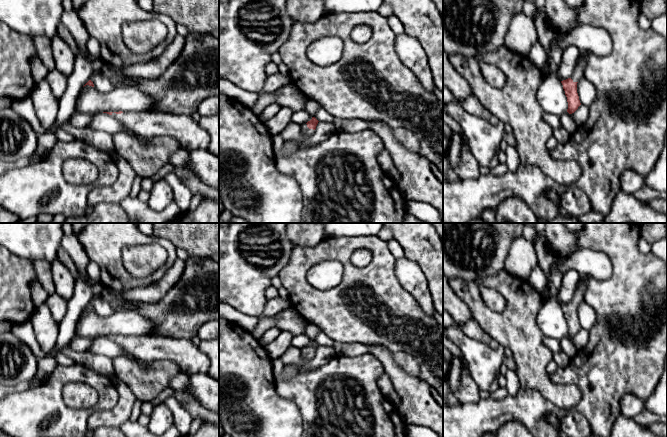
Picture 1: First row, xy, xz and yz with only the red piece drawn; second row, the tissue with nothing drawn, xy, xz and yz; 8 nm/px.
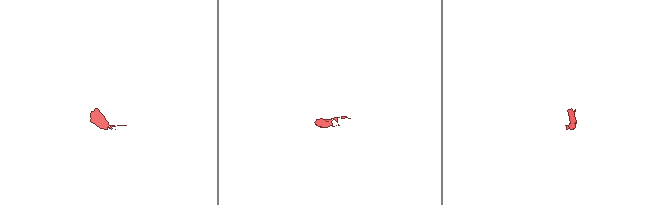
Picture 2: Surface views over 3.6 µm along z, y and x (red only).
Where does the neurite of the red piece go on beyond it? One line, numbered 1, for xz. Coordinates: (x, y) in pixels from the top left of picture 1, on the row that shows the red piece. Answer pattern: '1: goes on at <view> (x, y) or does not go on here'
1: goes on at xz (306, 131)

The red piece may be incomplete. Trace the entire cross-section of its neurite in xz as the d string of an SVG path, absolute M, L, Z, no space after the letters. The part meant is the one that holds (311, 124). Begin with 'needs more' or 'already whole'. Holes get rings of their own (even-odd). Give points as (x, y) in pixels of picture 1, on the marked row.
needs more; M312 117L310 121L301 125L301 131L304 136L311 136L316 129L318 120L315 117Z

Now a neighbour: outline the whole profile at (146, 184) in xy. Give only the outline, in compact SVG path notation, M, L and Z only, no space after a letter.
M144 177L142 178L140 188L144 191L150 192L155 182L156 181L153 179L153 177Z

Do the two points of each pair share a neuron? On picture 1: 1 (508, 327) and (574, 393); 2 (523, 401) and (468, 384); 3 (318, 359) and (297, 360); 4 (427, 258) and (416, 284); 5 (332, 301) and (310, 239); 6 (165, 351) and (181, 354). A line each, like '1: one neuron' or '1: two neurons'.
1: one neuron
2: two neurons
3: one neuron
4: two neurons
5: two neurons
6: one neuron

